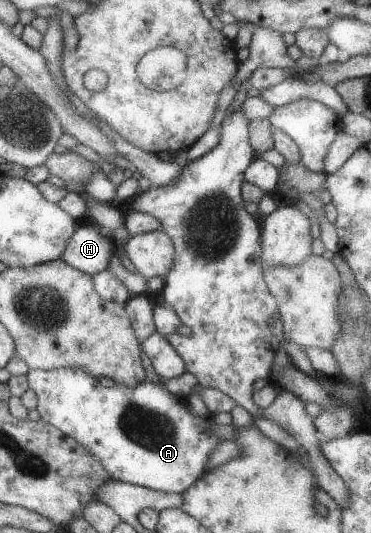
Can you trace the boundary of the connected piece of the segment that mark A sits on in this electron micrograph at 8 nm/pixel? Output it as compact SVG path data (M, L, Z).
M80 367L29 370L26 375L28 388L37 396L35 409L40 418L82 445L85 451L101 462L113 480L162 492L183 493L207 472L208 459L221 442L209 431L212 424L210 416L201 418L193 415L186 399L172 394L161 383L143 381L134 386L117 383L104 386L98 378L90 376Z

